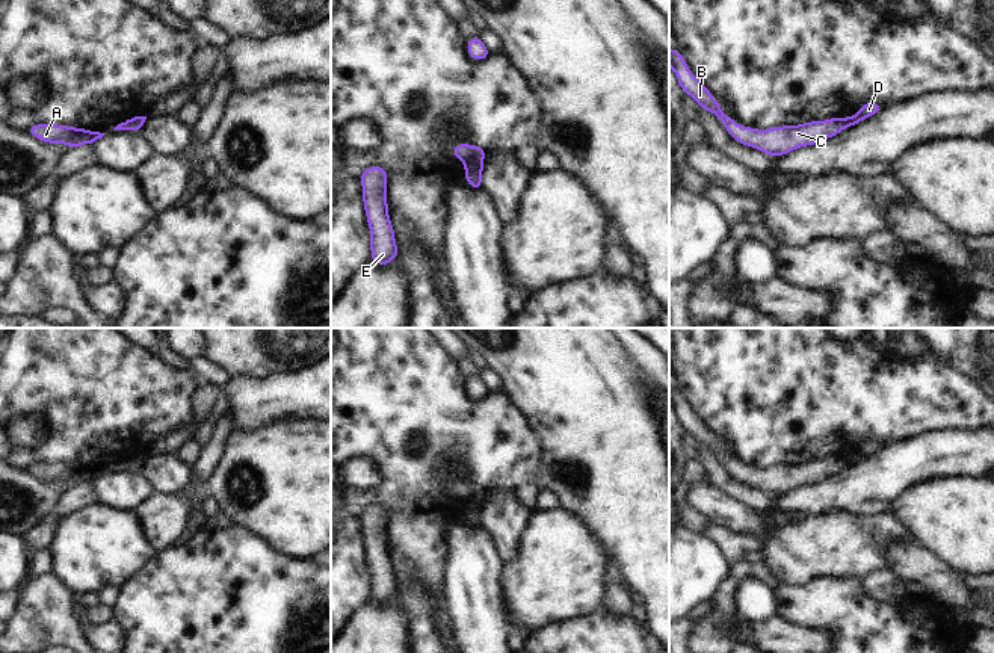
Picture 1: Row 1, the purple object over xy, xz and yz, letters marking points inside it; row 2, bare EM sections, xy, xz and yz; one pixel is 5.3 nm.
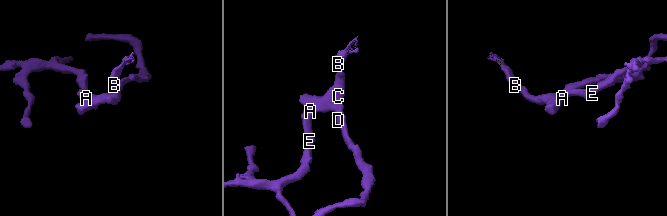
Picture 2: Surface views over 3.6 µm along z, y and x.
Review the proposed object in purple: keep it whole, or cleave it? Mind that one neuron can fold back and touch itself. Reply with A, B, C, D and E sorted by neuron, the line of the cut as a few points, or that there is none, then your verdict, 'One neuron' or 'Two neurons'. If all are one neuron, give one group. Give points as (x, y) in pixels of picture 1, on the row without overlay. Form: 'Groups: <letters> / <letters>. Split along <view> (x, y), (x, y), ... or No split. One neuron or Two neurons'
Groups: A B C E / D. Split along xz (482, 499), (464, 502). Two neurons

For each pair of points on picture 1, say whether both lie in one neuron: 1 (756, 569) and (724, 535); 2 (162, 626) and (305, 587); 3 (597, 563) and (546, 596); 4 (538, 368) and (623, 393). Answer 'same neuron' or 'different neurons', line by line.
1: different neurons
2: same neuron
3: same neuron
4: same neuron

